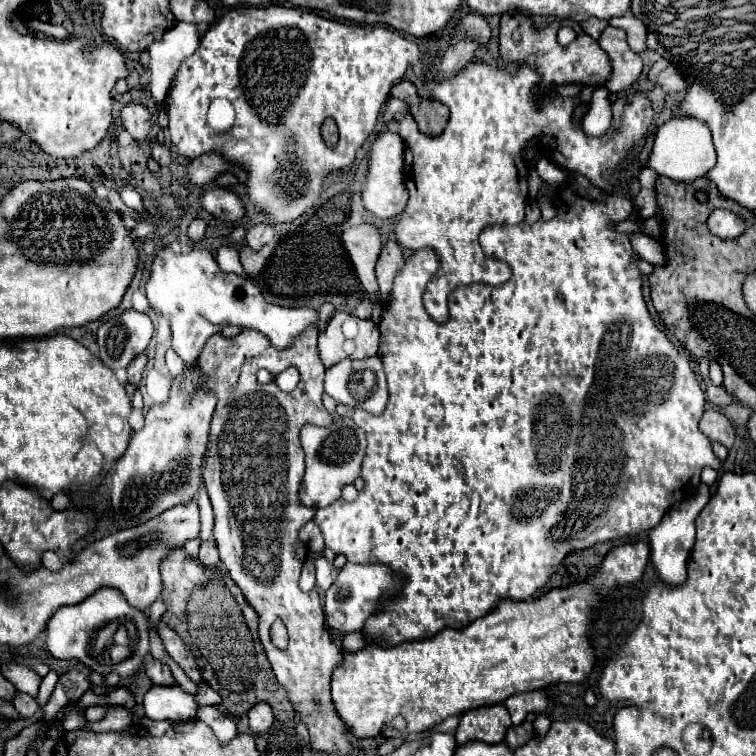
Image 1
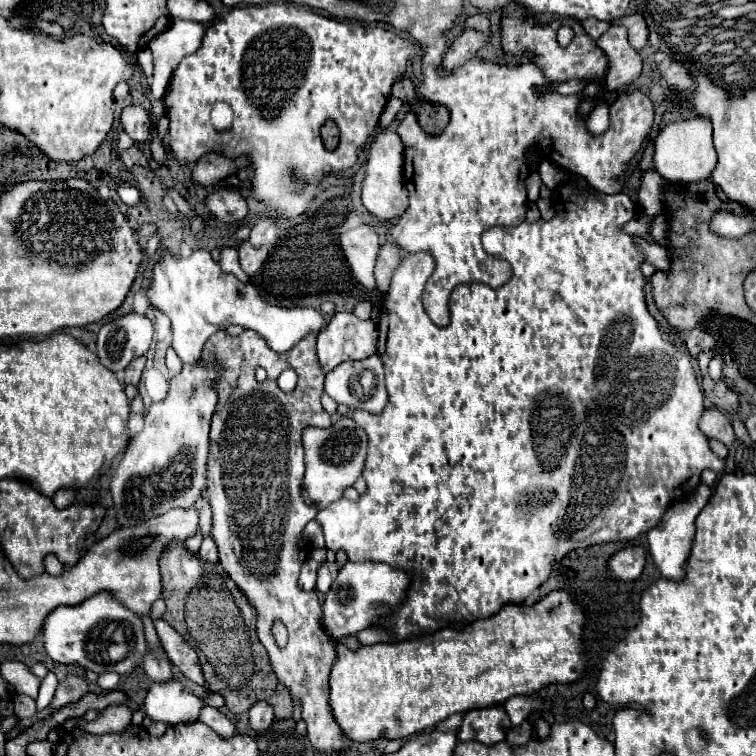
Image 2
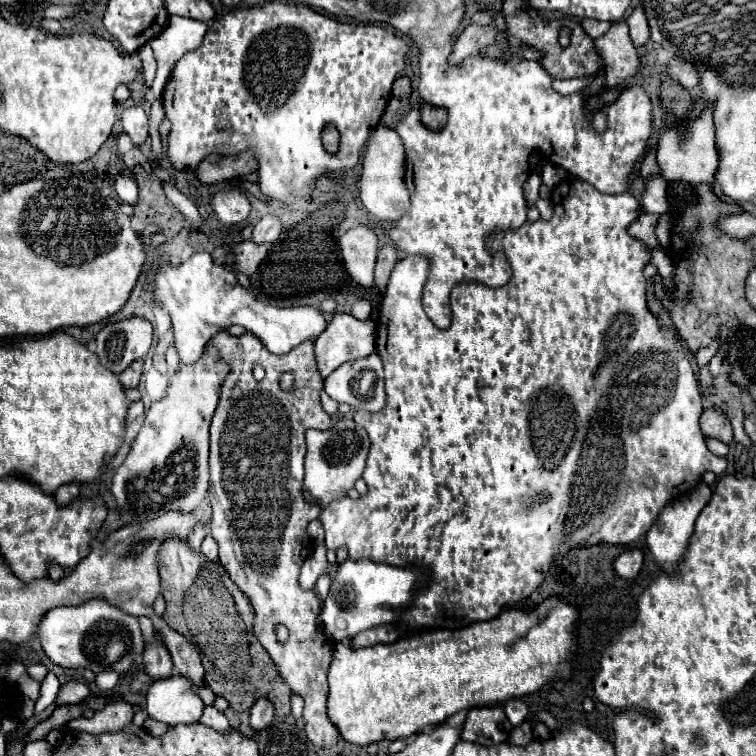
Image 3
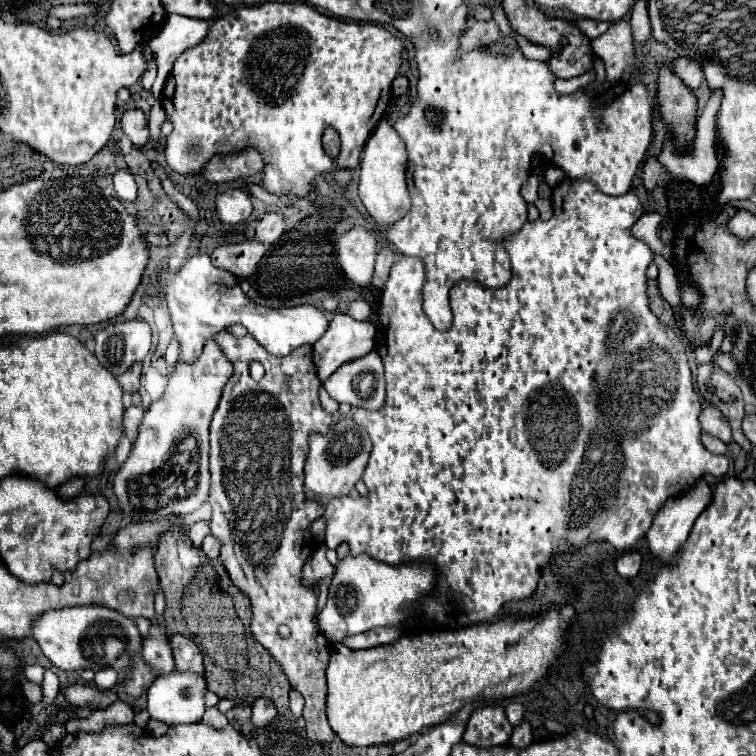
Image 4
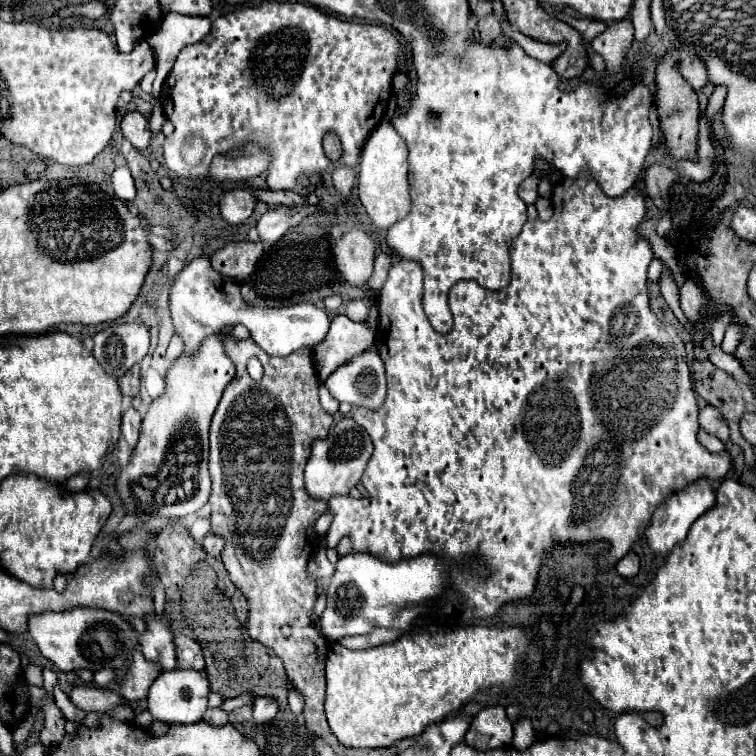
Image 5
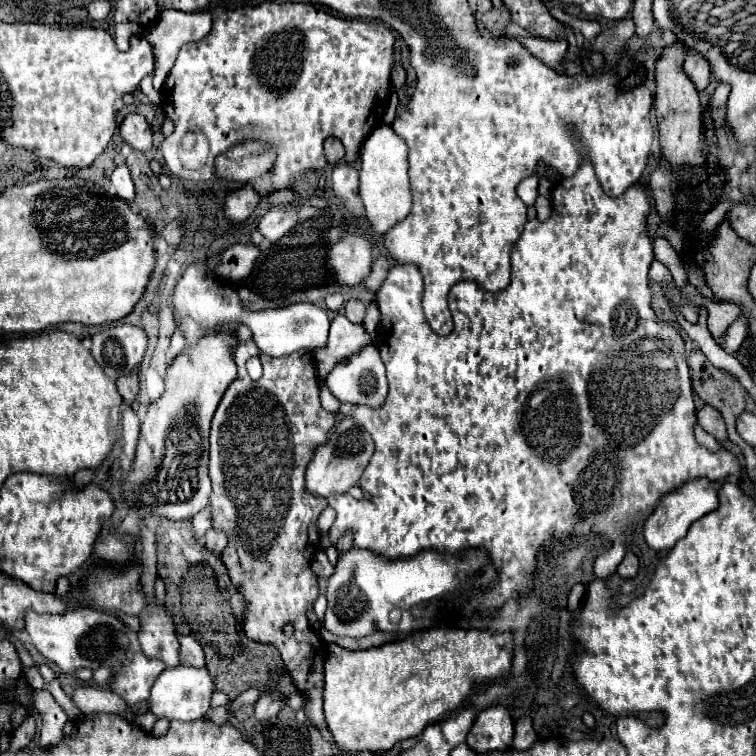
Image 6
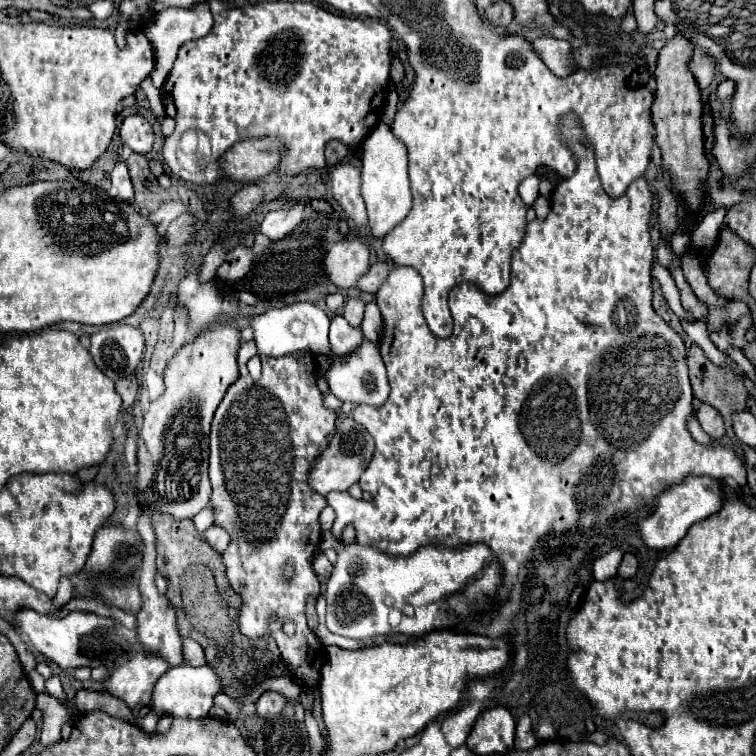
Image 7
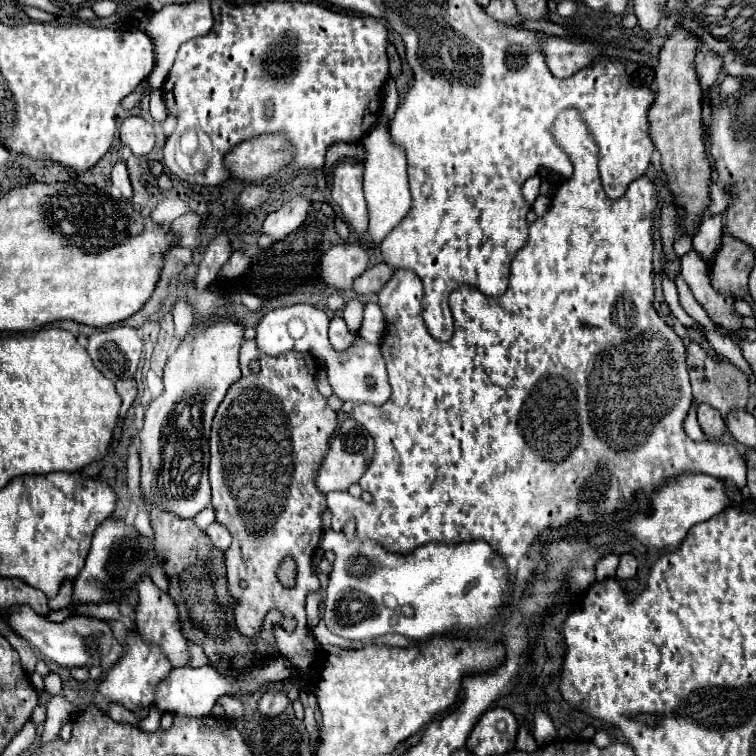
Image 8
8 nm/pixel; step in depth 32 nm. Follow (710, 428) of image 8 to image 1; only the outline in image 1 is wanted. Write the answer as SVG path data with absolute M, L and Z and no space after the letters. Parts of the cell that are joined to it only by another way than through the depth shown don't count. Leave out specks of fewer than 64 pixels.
M712 408L704 412L704 416L702 416L702 420L700 420L700 430L702 430L710 440L720 442L720 444L724 444L726 448L732 448L734 438L736 438L732 422L730 422L722 412L712 410Z

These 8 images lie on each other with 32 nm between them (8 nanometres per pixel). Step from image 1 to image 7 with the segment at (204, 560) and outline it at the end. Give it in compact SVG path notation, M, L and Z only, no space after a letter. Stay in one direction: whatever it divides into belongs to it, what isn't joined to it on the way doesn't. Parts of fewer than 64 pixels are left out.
M212 524L212 526L206 530L204 536L206 536L206 540L212 544L212 548L214 548L216 552L224 552L226 546L230 544L228 532L224 532L224 528L220 528L220 526L216 526L216 524Z

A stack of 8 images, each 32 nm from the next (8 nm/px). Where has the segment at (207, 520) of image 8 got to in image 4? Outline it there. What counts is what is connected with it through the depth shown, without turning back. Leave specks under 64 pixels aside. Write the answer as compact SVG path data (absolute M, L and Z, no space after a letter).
M206 520L194 522L194 524L190 526L190 530L188 530L188 536L190 536L190 540L194 542L194 546L200 546L202 540L204 540L204 536L208 536L208 534L210 534L210 526L208 526Z

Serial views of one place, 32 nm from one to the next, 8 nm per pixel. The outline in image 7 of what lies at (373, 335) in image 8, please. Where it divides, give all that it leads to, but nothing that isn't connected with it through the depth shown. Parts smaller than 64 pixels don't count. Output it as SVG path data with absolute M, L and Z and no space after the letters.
M368 302L366 304L366 312L364 312L364 320L362 320L362 326L360 326L364 338L370 340L370 342L378 342L382 326L384 326L384 322L382 322L378 304L376 302Z

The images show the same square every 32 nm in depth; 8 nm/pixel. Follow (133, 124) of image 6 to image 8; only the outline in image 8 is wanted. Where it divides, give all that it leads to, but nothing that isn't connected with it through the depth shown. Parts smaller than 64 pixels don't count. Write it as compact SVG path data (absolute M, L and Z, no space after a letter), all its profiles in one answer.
M128 116L120 126L120 140L136 156L146 156L154 148L154 128L140 116Z

